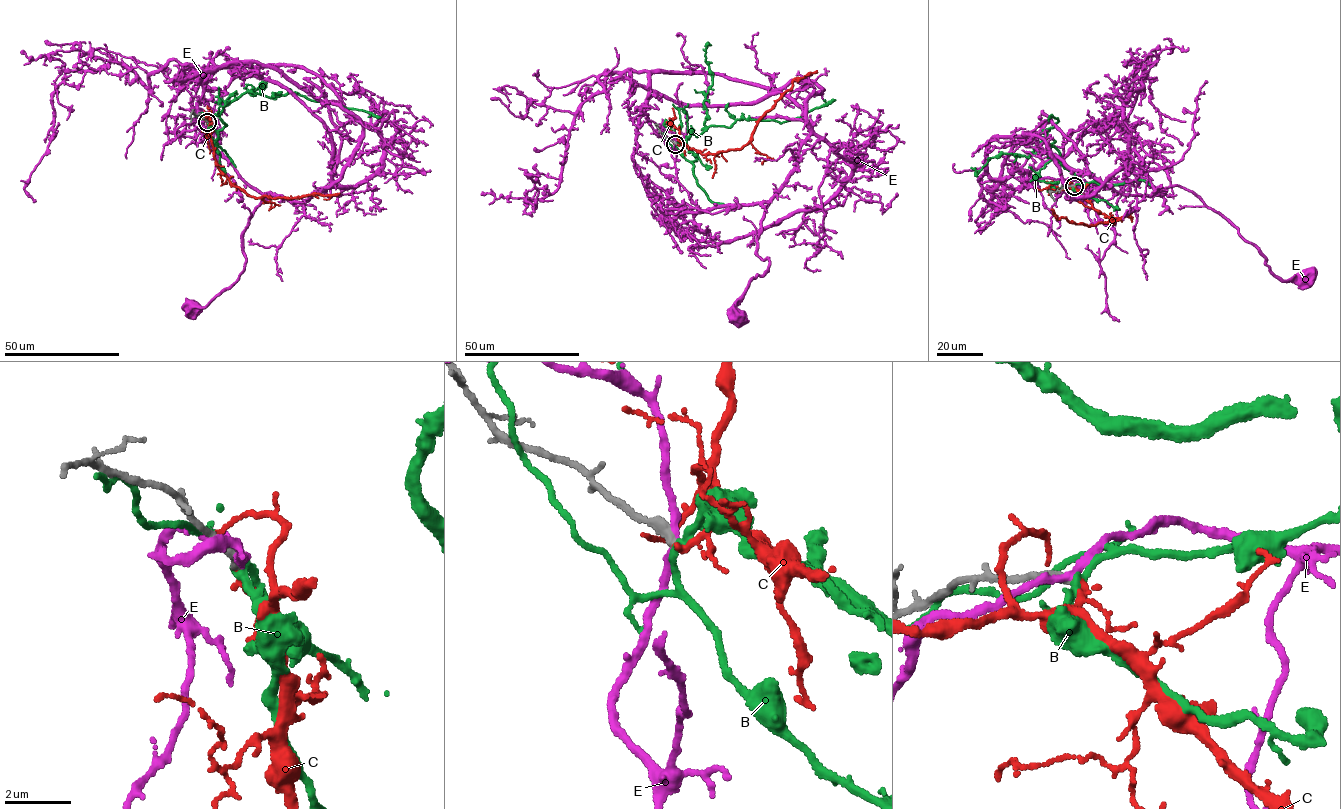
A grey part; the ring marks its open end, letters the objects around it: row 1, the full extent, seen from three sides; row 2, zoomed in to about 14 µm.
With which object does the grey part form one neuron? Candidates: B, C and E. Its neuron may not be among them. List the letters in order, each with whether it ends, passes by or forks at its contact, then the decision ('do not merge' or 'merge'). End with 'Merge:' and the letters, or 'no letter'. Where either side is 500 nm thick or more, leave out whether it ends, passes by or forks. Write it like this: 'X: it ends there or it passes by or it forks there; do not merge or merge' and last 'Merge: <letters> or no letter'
B: it passes by; do not merge
C: it passes by; merge
E: it passes by; do not merge
Merge: C

